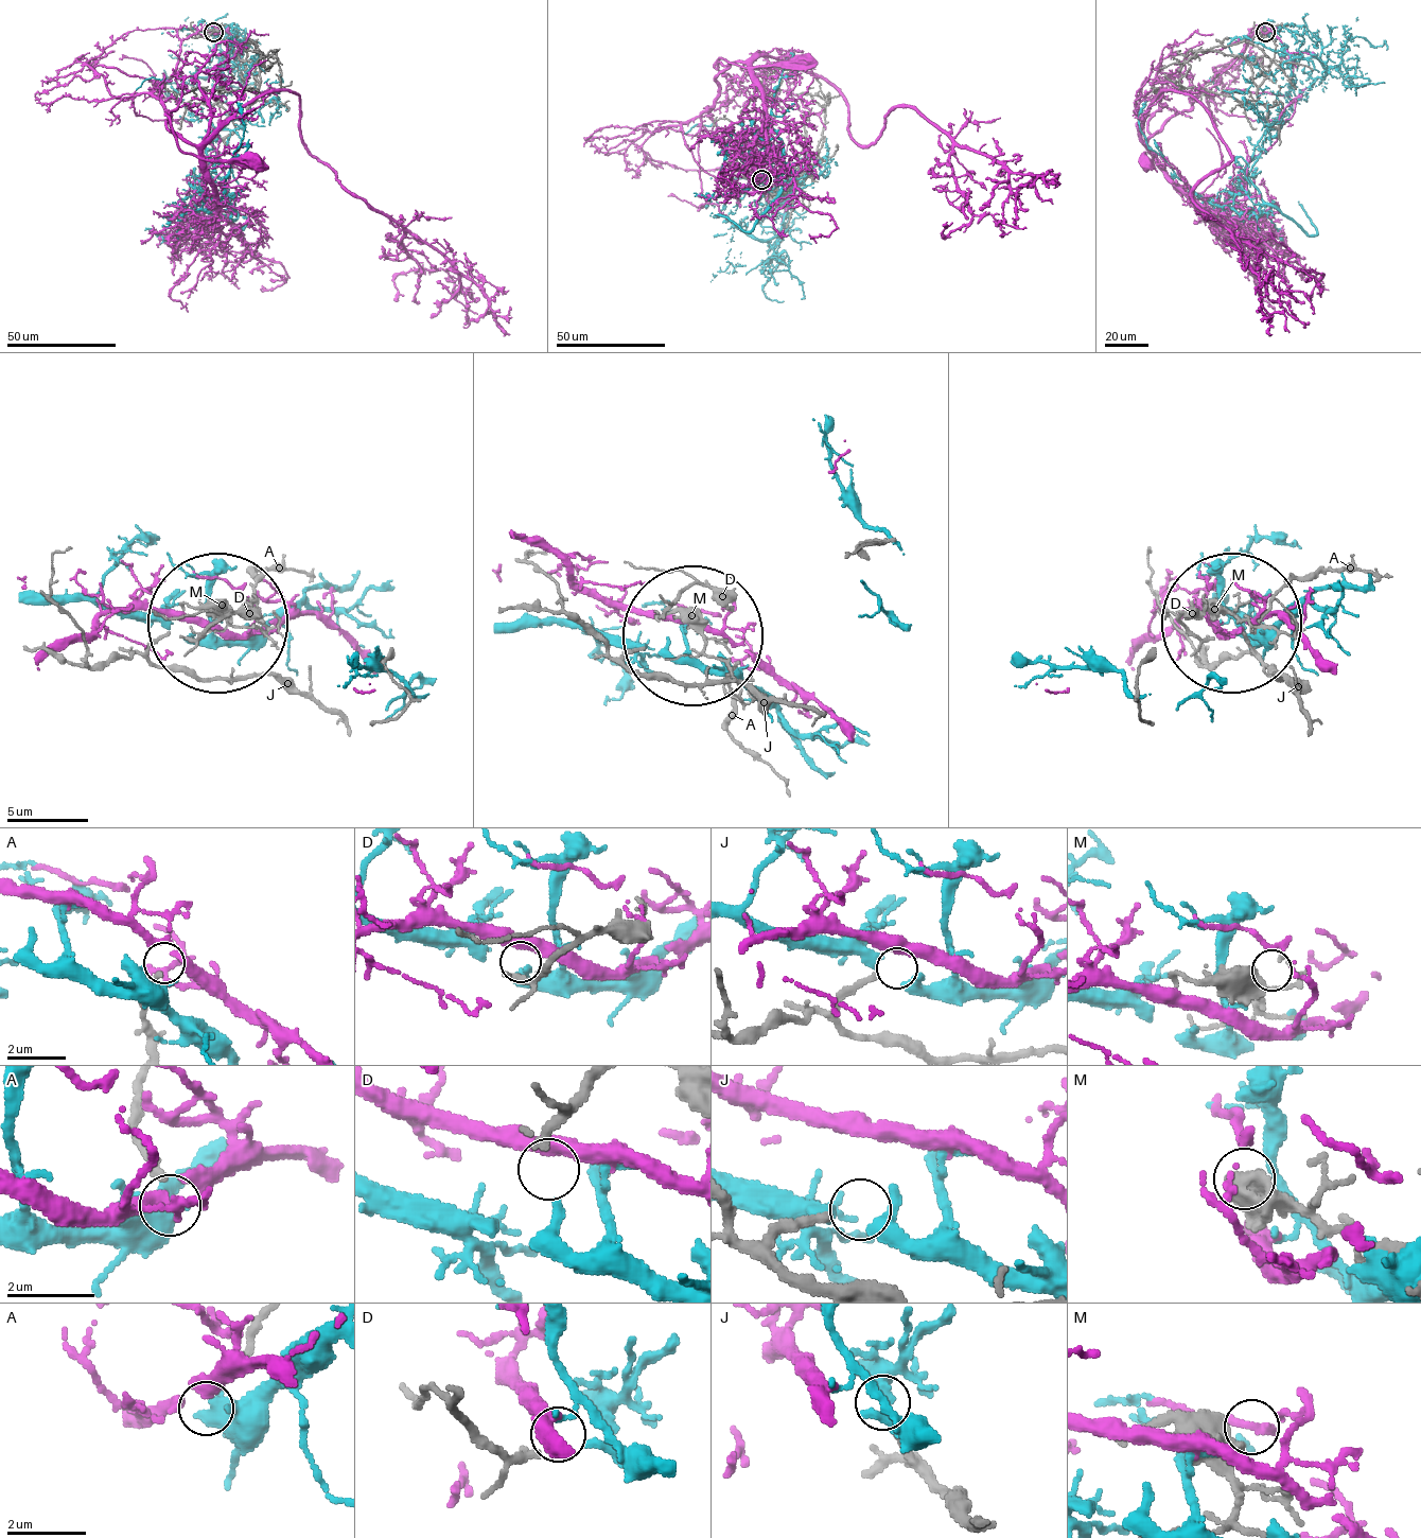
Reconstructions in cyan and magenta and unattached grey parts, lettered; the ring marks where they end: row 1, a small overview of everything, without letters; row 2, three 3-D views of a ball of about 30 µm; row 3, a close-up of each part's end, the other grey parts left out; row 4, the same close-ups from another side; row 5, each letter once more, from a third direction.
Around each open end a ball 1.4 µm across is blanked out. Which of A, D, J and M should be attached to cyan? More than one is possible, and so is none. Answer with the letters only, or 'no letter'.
D

